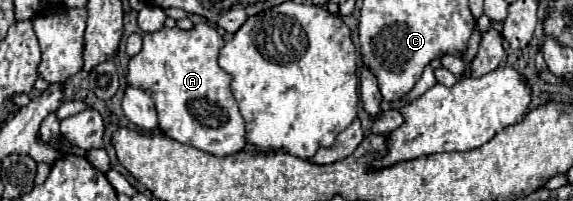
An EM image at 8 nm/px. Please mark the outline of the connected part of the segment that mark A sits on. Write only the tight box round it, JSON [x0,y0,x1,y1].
[126,24,246,156]

